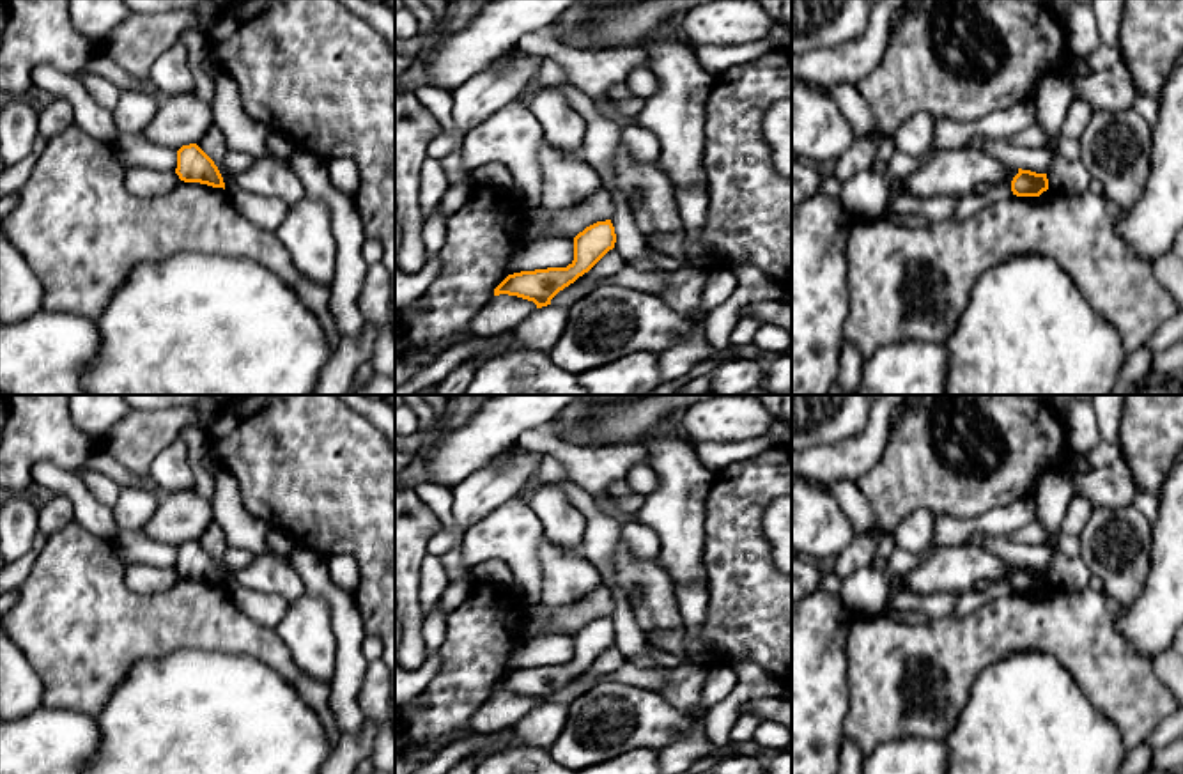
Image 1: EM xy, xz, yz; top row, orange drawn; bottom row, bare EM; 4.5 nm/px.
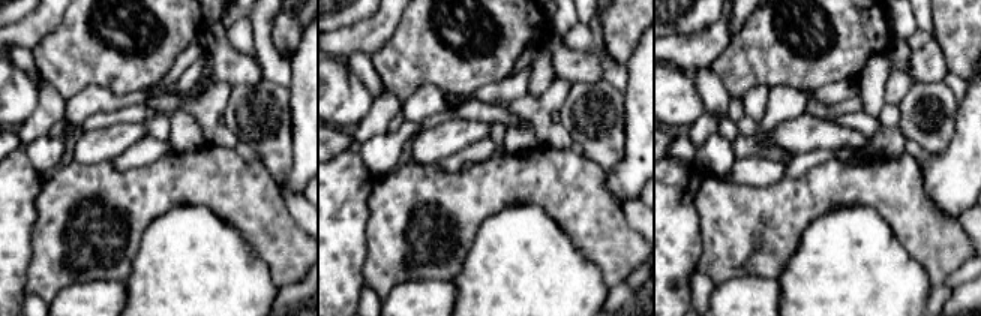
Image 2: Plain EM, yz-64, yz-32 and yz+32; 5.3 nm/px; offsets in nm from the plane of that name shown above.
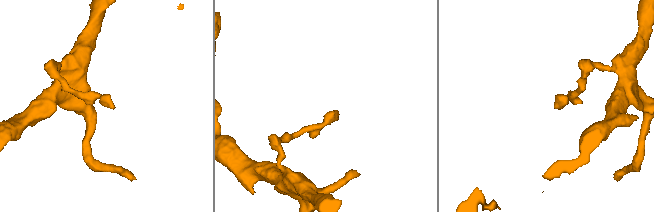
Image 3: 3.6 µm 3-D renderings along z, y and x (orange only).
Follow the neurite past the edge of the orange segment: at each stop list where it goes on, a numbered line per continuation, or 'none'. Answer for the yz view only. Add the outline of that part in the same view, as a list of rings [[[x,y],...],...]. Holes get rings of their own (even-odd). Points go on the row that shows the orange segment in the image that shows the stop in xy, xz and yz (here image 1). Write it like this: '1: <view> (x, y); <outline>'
none

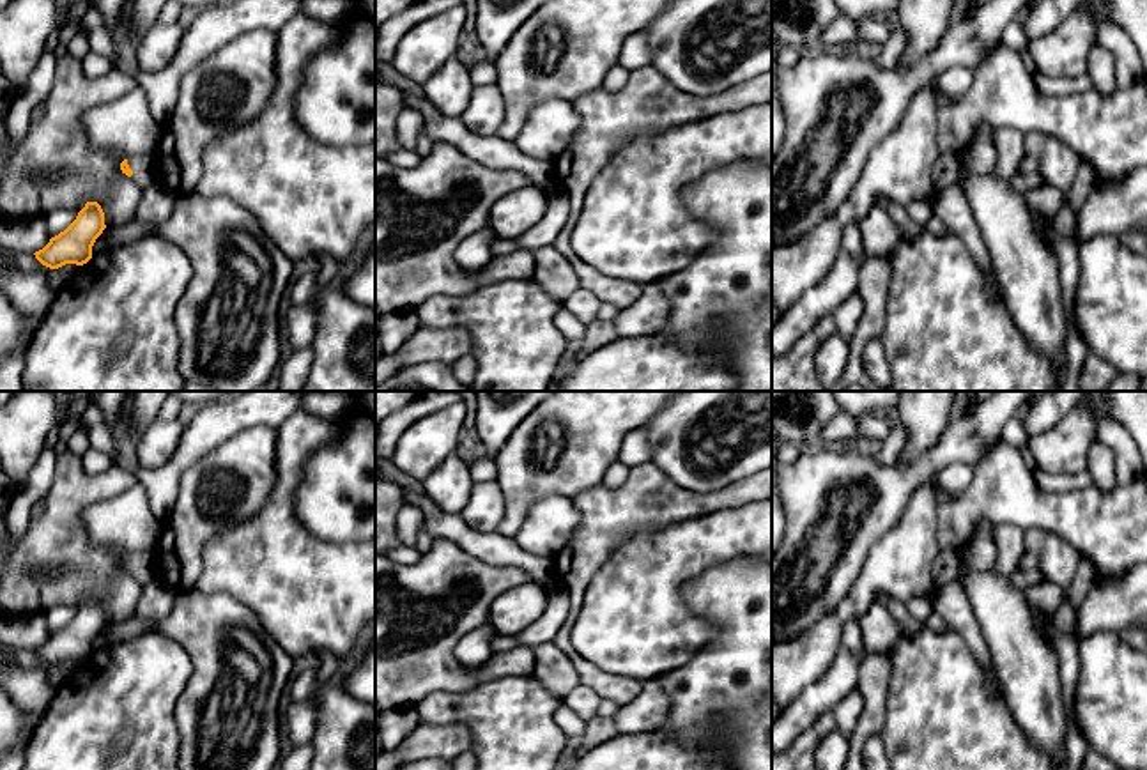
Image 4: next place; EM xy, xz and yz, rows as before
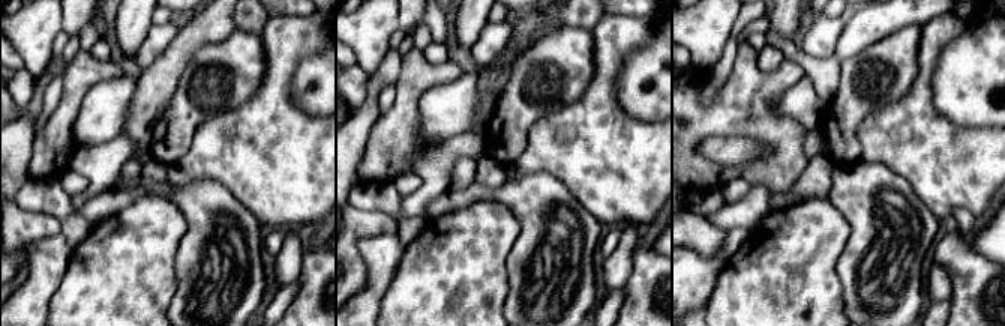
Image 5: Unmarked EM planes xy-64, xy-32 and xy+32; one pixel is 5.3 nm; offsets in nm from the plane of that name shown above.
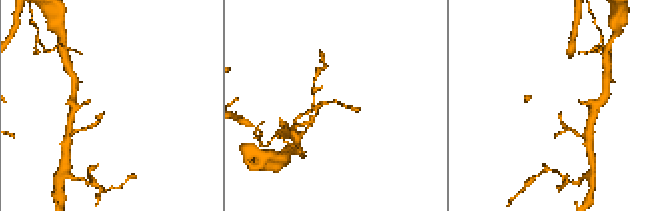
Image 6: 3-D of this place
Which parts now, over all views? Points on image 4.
1: xy (144, 167); [[[156,152],[127,156],[127,165],[133,170],[131,181],[142,189],[158,181],[159,159]]]

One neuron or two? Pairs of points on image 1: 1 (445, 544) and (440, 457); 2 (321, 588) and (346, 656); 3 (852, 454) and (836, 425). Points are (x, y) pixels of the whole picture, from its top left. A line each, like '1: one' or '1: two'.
1: two
2: one
3: two

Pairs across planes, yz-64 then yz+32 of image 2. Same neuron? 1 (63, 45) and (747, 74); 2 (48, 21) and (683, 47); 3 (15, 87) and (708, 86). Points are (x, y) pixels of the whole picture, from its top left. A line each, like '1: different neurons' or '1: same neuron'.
1: same neuron
2: same neuron
3: different neurons

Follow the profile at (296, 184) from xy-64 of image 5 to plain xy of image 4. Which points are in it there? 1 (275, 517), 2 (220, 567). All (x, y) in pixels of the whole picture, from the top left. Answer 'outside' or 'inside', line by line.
1: inside
2: inside

